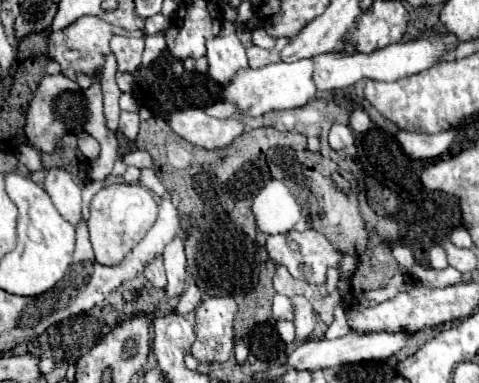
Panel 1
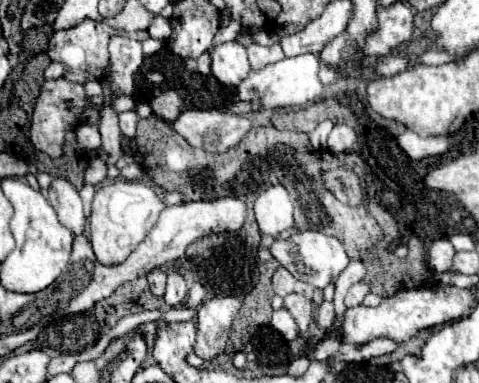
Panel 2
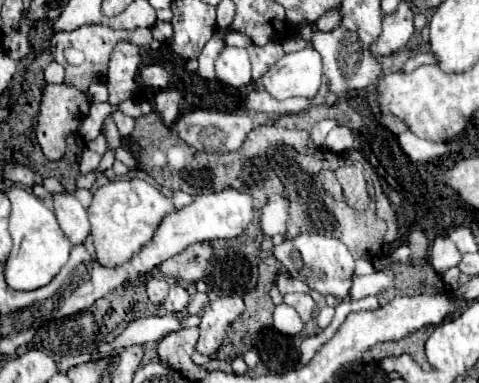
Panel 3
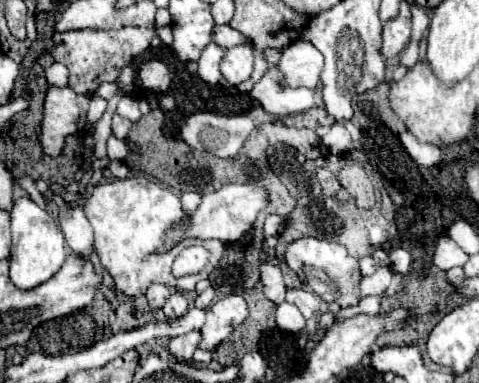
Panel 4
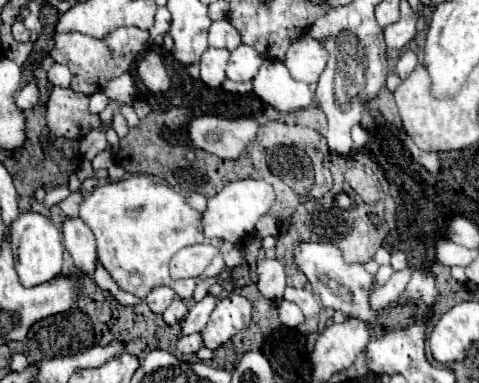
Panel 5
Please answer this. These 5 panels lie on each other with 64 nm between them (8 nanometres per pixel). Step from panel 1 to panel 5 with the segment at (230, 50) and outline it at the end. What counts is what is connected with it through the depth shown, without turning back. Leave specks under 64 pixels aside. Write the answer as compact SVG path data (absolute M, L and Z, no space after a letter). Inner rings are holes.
M240 44L236 50L230 52L230 60L226 66L226 78L234 82L252 80L262 64L262 56L246 44Z

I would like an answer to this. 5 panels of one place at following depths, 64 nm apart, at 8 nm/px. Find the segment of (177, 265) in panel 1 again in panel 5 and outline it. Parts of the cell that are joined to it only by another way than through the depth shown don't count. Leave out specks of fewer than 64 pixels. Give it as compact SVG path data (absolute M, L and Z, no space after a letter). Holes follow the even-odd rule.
M178 296L172 300L172 304L166 308L166 312L164 312L164 322L166 324L170 324L170 326L174 326L174 324L180 324L182 322L182 318L188 314L188 306L186 306L186 302L184 300L180 300Z

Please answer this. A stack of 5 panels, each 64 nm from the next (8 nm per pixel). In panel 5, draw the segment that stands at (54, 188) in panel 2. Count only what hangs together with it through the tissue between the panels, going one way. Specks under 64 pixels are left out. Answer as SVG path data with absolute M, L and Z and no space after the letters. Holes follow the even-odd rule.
M64 220L64 244L74 260L74 266L84 274L92 274L96 266L96 244L92 230L84 224L84 220Z

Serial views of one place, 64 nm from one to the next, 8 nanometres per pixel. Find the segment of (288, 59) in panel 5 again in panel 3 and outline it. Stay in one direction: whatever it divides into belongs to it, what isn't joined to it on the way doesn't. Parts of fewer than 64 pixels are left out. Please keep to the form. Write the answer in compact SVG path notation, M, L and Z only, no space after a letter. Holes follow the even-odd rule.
M314 48L284 54L262 78L252 80L246 86L246 92L252 92L256 84L260 84L260 88L268 88L268 94L276 96L276 100L286 100L292 96L314 98L322 84L320 54Z

